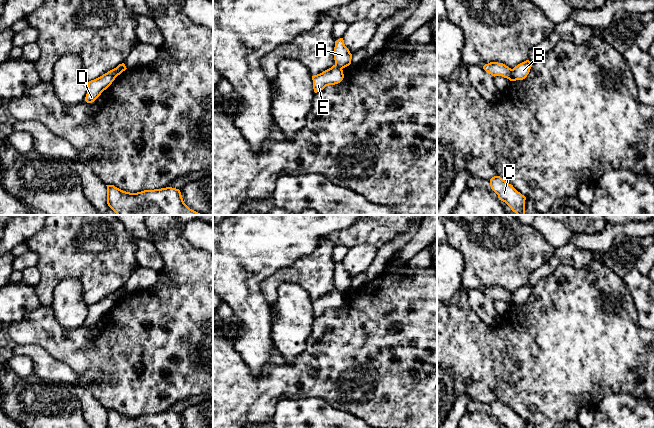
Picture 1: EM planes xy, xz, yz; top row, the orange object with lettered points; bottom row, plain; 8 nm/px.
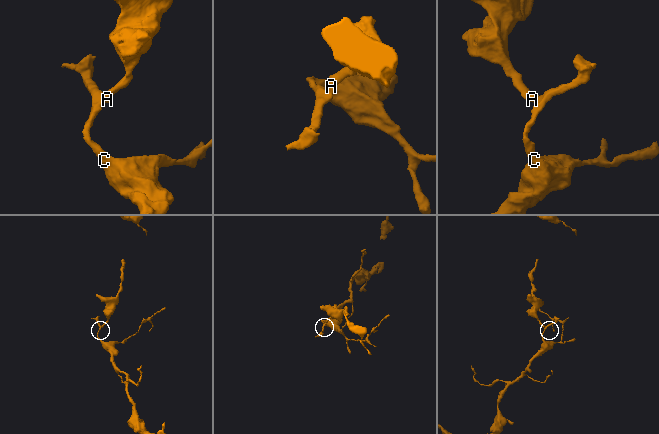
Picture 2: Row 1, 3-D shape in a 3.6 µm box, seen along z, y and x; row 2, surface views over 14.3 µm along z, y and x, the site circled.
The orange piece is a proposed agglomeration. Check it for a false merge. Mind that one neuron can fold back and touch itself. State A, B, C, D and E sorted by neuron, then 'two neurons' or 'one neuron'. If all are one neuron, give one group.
A / B C D E; two neurons

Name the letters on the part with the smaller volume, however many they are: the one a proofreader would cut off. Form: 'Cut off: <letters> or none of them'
Cut off: A

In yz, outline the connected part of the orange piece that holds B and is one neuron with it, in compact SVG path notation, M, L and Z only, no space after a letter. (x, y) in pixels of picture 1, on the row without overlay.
M526 284L517 290L515 290L512 294L511 300L509 302L510 305L523 304L527 301L532 291L532 287L529 284Z

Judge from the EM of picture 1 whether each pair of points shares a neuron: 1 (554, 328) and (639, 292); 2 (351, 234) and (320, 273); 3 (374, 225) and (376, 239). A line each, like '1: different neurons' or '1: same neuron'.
1: different neurons
2: different neurons
3: same neuron

